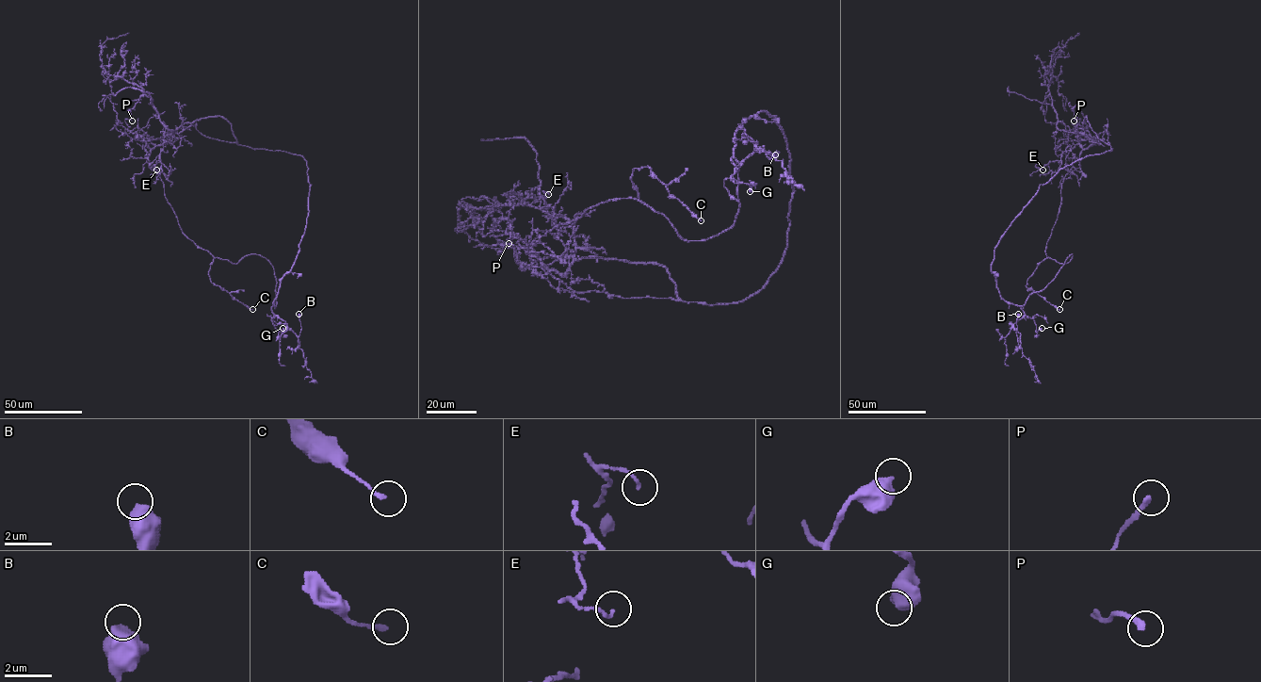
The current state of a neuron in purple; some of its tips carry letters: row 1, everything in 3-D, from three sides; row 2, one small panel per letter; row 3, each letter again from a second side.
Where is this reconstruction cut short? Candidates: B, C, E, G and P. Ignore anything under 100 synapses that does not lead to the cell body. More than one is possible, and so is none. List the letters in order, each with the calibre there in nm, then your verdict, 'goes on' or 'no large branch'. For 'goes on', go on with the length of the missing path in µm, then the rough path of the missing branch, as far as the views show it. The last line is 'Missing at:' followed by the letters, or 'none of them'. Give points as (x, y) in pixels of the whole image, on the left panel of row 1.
B: 650 nm thick; no large branch
C: 180 nm thick; no large branch
E: 130 nm thick; no large branch
G: 600 nm thick; no large branch
P: 240 nm thick; no large branch
Missing at: none of them

